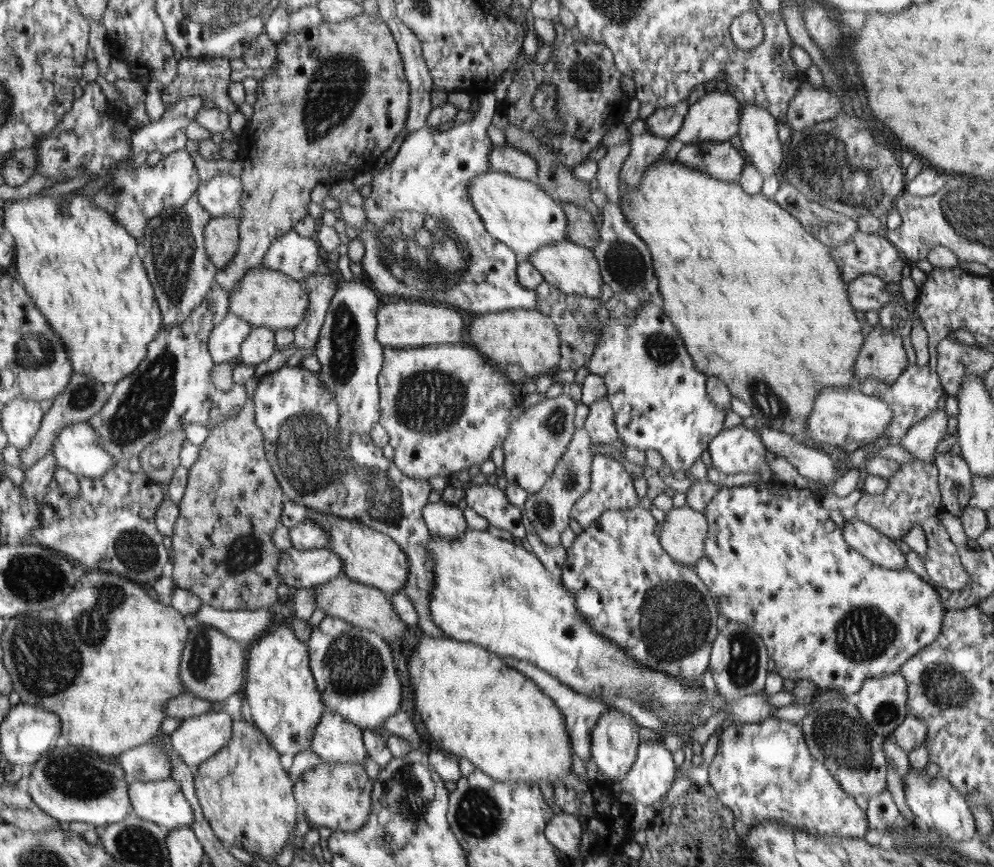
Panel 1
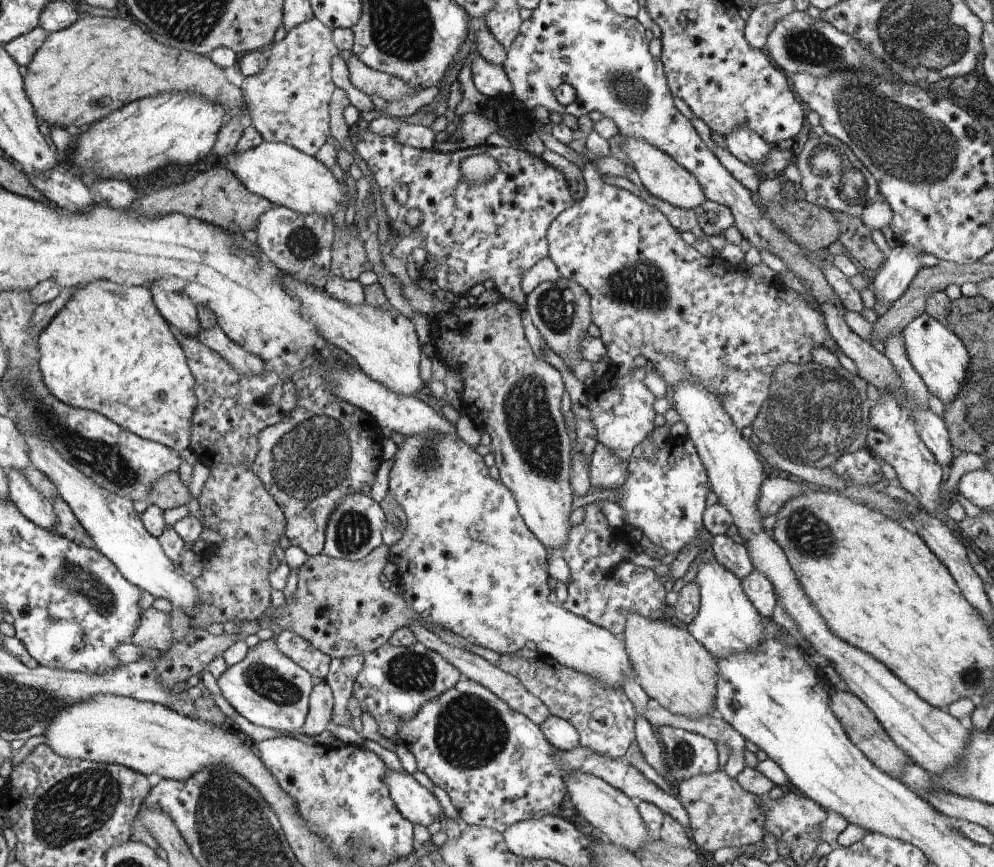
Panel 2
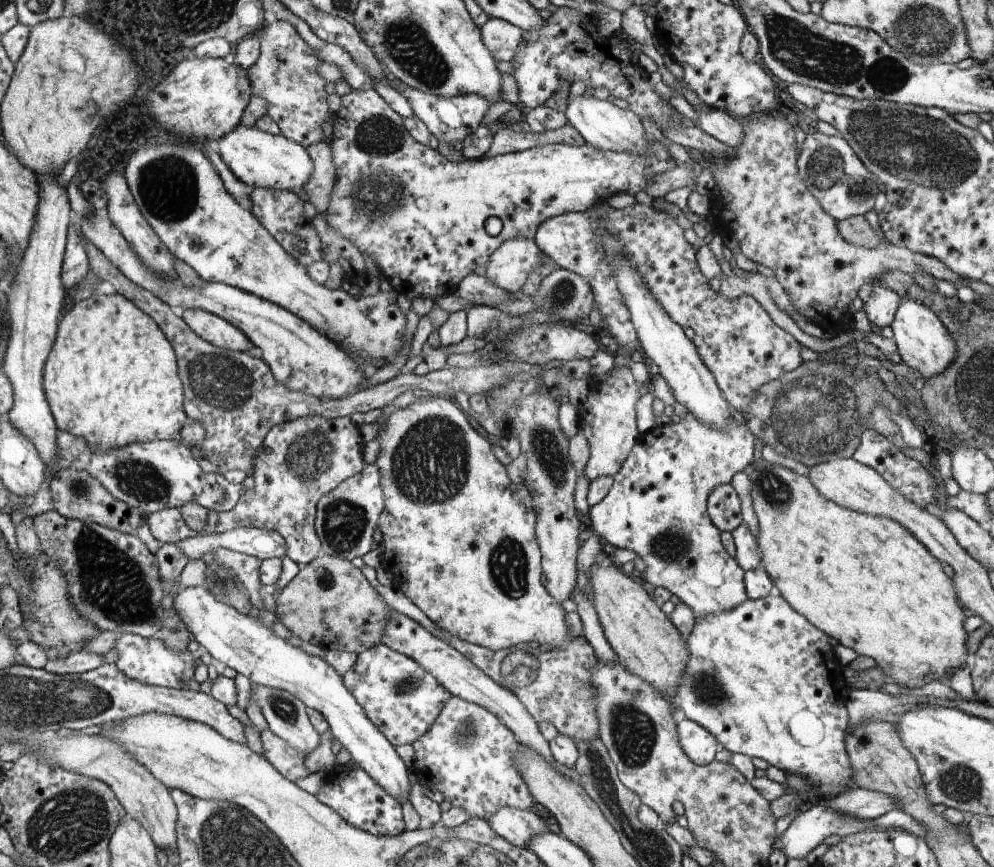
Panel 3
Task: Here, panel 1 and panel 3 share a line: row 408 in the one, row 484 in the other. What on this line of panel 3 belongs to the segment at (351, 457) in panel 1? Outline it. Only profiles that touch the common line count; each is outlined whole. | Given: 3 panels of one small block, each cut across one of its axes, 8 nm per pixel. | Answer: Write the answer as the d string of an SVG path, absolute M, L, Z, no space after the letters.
M322 416L289 417L284 423L273 427L264 440L260 455L256 456L254 472L254 488L246 489L239 504L230 512L218 513L218 526L214 533L235 530L241 527L264 528L278 532L286 542L287 556L297 565L306 566L320 554L322 542L315 530L315 516L318 514L318 503L328 492L339 487L344 480L359 475L366 467L362 460L364 440L358 428L352 424L348 416L326 419Z

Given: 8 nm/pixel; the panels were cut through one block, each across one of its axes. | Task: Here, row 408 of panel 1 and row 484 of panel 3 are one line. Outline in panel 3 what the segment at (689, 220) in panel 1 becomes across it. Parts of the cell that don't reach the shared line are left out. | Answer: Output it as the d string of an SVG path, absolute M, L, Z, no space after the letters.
M756 458L750 465L750 470L746 470L748 479L751 482L751 496L758 516L759 533L756 536L757 546L761 553L761 562L765 565L765 570L770 576L772 583L780 590L781 596L798 612L804 616L816 628L822 630L834 643L852 648L858 655L865 655L876 661L877 667L884 672L884 676L888 676L891 683L907 686L908 688L922 688L930 684L932 681L940 681L941 683L949 683L953 673L958 668L966 666L966 658L969 652L966 647L969 633L964 629L964 621L967 618L962 610L958 598L954 592L954 584L952 580L946 576L942 568L942 564L934 554L920 543L918 538L914 538L912 532L908 532L902 524L894 522L892 518L886 516L874 516L874 514L864 514L850 510L850 508L842 508L836 502L828 500L818 492L812 485L809 478L800 476L796 472L792 472L790 468L770 464L768 460Z

